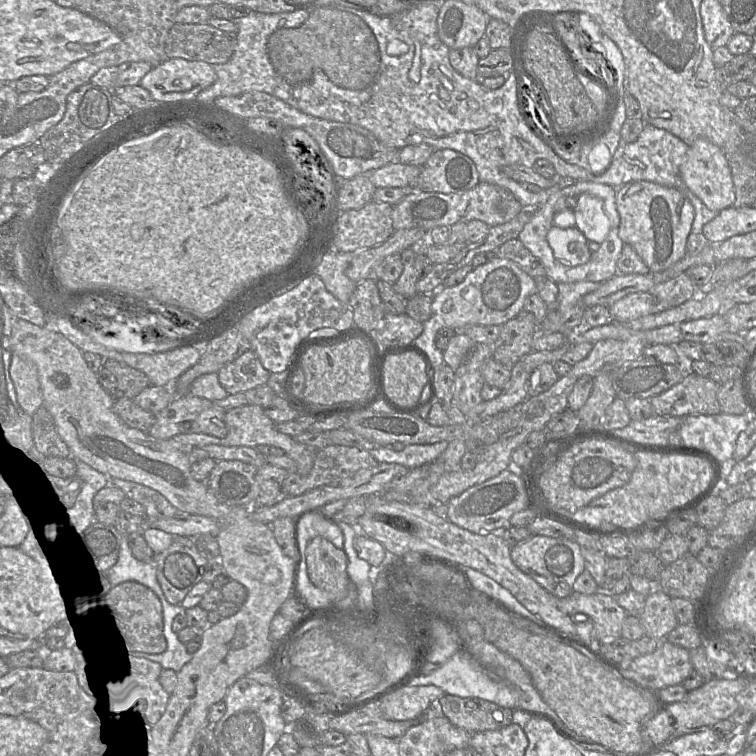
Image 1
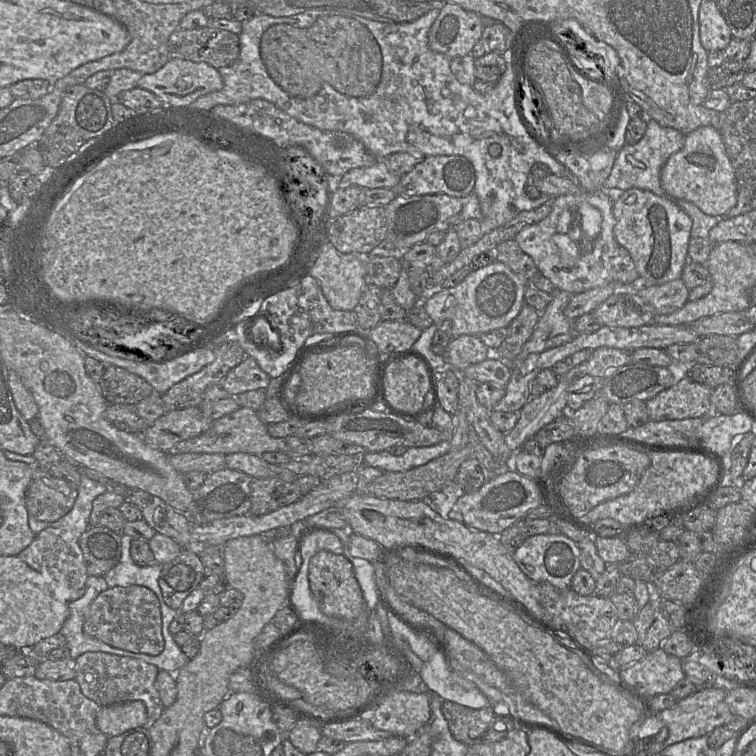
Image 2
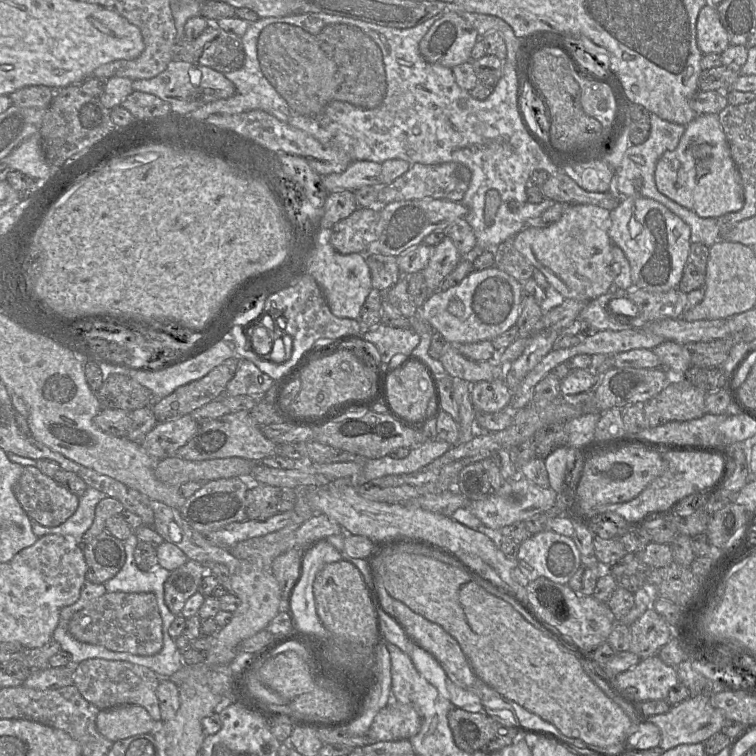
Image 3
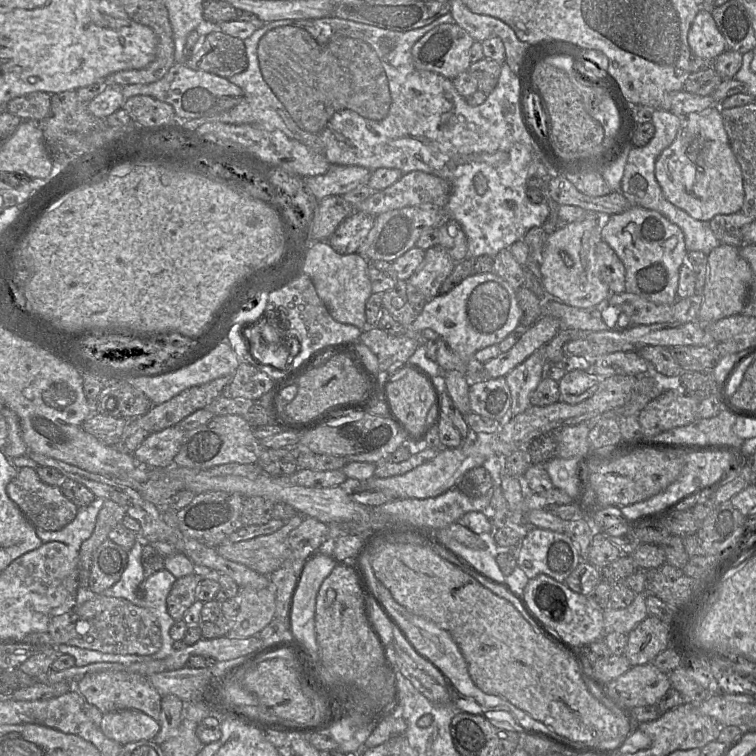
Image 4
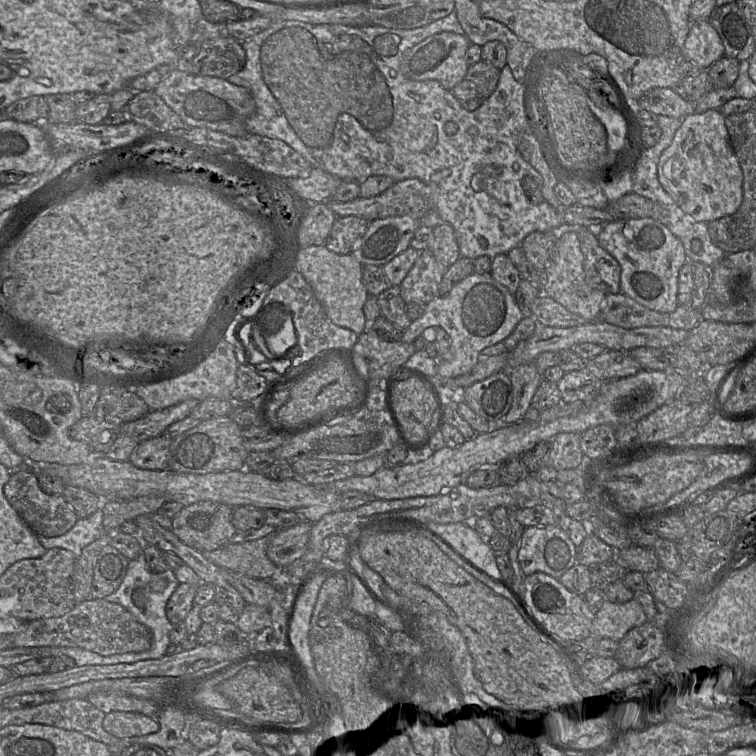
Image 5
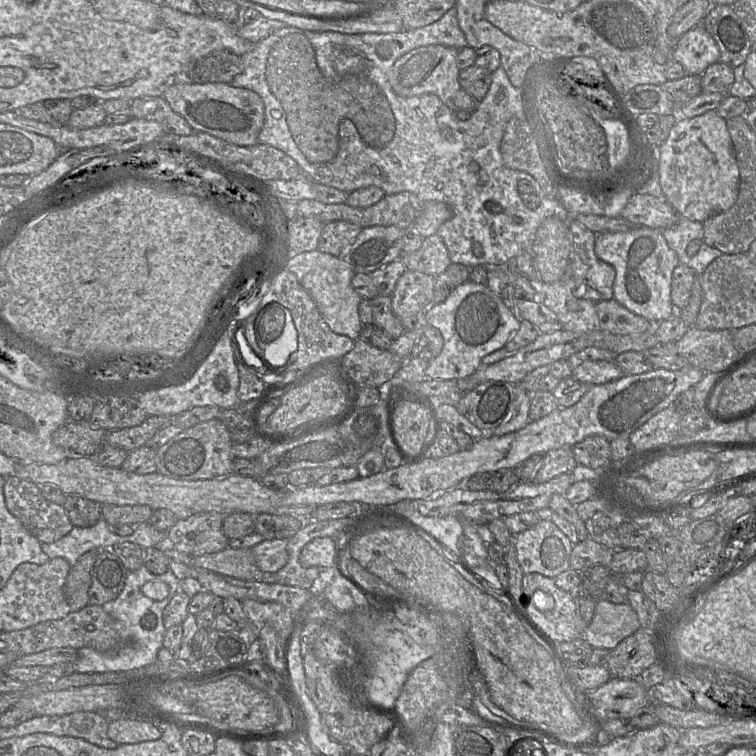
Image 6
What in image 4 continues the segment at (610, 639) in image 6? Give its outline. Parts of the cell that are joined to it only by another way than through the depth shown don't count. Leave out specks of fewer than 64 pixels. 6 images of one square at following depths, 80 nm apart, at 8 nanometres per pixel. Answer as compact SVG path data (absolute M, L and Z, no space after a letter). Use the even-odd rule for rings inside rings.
M638 593L628 607L604 610L605 634L612 632L629 634L647 616L646 594Z

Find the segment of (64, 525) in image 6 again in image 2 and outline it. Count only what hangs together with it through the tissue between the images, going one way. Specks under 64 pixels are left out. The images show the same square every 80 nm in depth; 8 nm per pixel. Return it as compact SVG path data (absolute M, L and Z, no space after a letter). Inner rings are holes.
M35 466L25 493L25 504L28 514L36 519L54 522L71 510L77 495L78 487Z

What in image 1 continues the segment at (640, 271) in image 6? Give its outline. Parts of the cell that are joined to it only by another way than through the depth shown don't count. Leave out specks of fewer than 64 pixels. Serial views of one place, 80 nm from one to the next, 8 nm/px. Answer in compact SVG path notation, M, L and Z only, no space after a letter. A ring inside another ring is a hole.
M634 181L616 188L620 215L618 236L630 245L651 272L662 272L686 255L686 242L694 219L694 208L679 190L650 181Z

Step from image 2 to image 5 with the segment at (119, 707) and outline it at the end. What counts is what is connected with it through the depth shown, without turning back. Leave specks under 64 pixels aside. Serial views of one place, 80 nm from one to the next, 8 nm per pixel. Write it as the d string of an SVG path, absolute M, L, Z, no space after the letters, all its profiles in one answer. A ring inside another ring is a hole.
M112 712L105 715L105 731L118 739L145 736L158 733L158 721L140 713Z

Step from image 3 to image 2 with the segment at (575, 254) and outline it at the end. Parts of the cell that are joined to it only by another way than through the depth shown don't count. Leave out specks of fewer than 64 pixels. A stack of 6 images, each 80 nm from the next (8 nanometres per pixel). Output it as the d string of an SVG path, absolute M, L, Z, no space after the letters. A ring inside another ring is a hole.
M581 190L581 192L576 193L576 194L568 194L568 195L561 195L558 197L554 197L552 199L552 210L551 210L550 214L545 219L541 220L540 222L524 227L516 235L515 240L517 241L519 247L522 249L522 251L525 252L527 255L529 255L533 259L539 272L542 273L546 278L548 278L554 284L554 286L556 287L557 290L566 291L566 292L569 292L573 295L576 295L576 294L583 293L583 292L586 292L588 290L591 290L591 289L594 289L597 287L606 286L606 285L611 284L615 281L614 276L613 276L612 258L616 254L616 251L619 247L619 244L617 243L615 236L614 236L614 232L613 232L615 224L616 224L616 220L615 220L614 215L613 215L613 195L612 195L612 193L609 193L608 191L605 191L605 190L600 190L600 191L583 191L583 190ZM581 203L589 203L589 204L593 205L601 212L601 215L602 215L601 232L598 235L598 237L594 240L593 250L590 253L586 253L586 250L581 249L580 243L577 243L574 240L572 240L571 237L569 236L569 232L562 233L558 230L559 216L562 213L562 211L564 211L566 209L570 210L574 214L574 220L575 220L576 209L578 208L578 206Z

